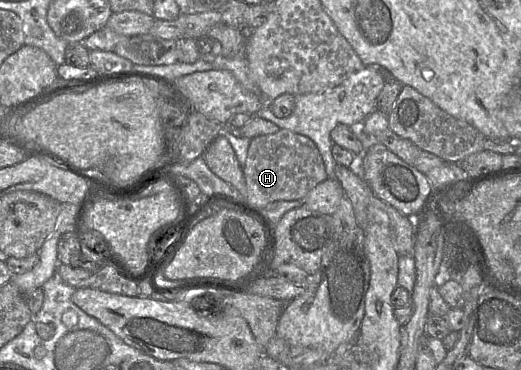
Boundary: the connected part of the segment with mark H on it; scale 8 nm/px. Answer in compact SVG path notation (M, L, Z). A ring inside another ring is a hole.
M288 129L251 139L242 168L247 187L247 203L260 209L275 201L303 200L319 183L328 178L316 144Z

